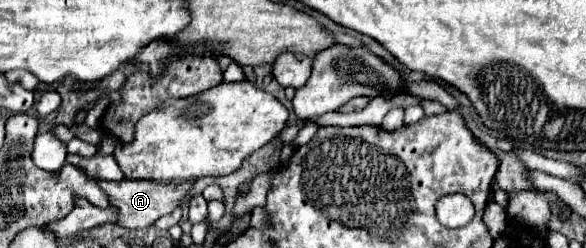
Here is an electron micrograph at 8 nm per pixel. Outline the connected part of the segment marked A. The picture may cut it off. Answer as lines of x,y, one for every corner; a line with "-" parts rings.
122,178
118,182
108,182
108,180
100,180
102,190
108,194
110,204
114,204
120,210
120,218
118,224
130,230
144,230
154,226
154,222
160,216
170,214
174,208
184,204
184,198
190,194
190,190
194,188
198,180
188,180
188,184
160,184
158,180
128,180

